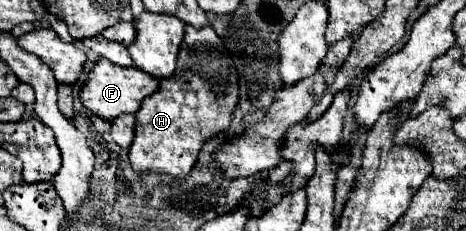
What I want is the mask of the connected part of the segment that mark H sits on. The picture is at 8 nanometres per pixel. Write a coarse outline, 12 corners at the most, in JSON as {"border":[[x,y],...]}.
{"border":[[210,26],[136,112],[130,164],[188,176],[230,126],[238,76]]}

